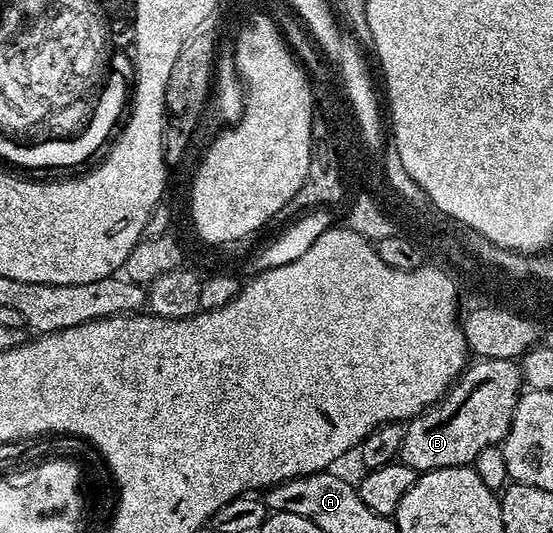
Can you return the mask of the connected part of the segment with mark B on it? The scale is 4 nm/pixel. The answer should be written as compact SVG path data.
M481 358L465 366L439 402L404 426L399 461L417 472L472 466L482 448L500 446L514 420L522 393L520 367L511 358Z

